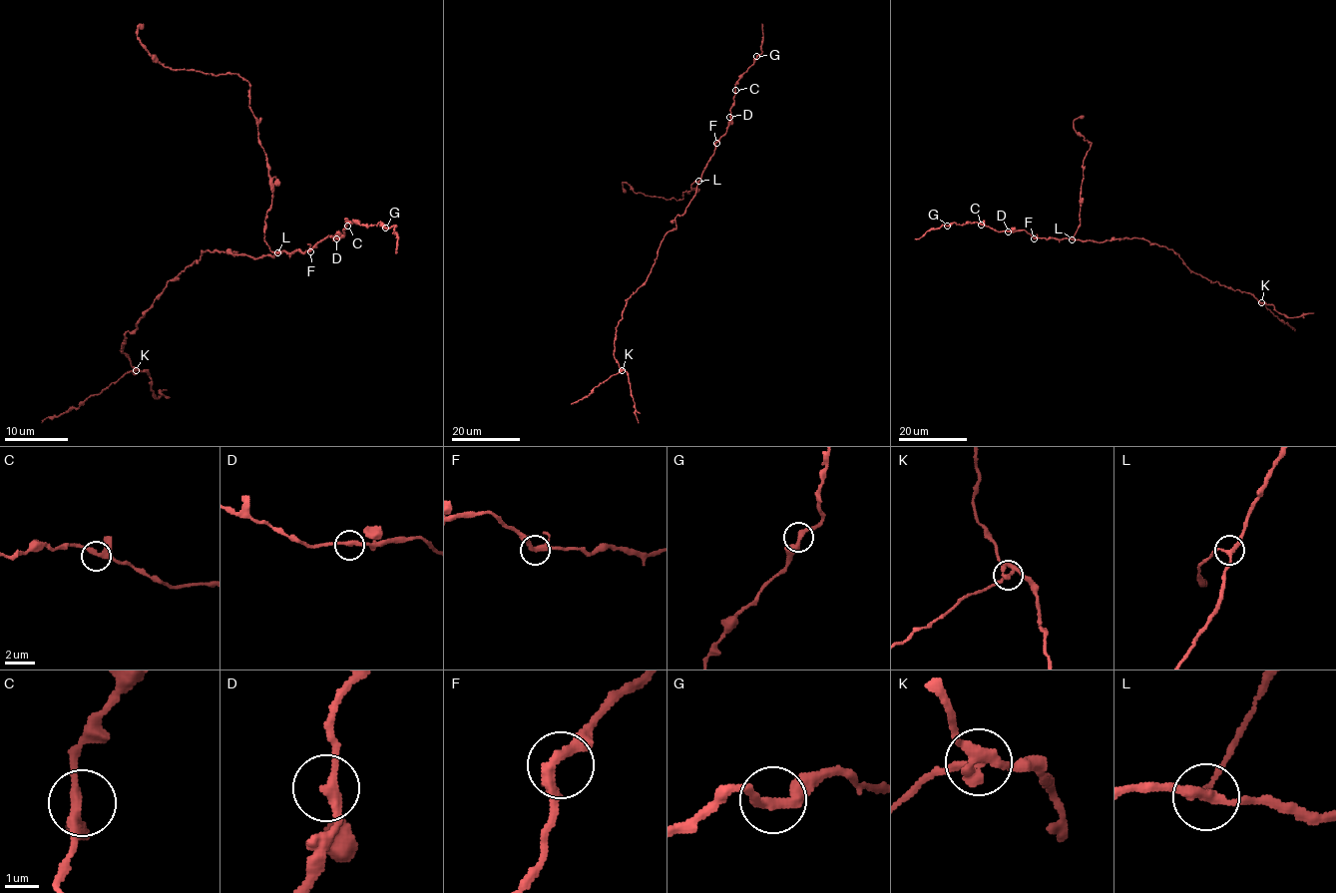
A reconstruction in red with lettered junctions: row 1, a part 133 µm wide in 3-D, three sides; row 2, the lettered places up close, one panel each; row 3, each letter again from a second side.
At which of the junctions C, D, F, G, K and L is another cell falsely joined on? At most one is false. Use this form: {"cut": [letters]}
{"cut": ["K"]}

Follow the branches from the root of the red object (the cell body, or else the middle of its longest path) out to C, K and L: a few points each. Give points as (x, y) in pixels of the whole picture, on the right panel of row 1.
C: (1120, 238), (1104, 241), (1034, 238), (1024, 229), (997, 231), (981, 224)
K: (1120, 238), (1145, 239), (1170, 248), (1191, 271), (1212, 282), (1249, 292), (1262, 302)
L: (1120, 238), (1104, 241), (1072, 239)

